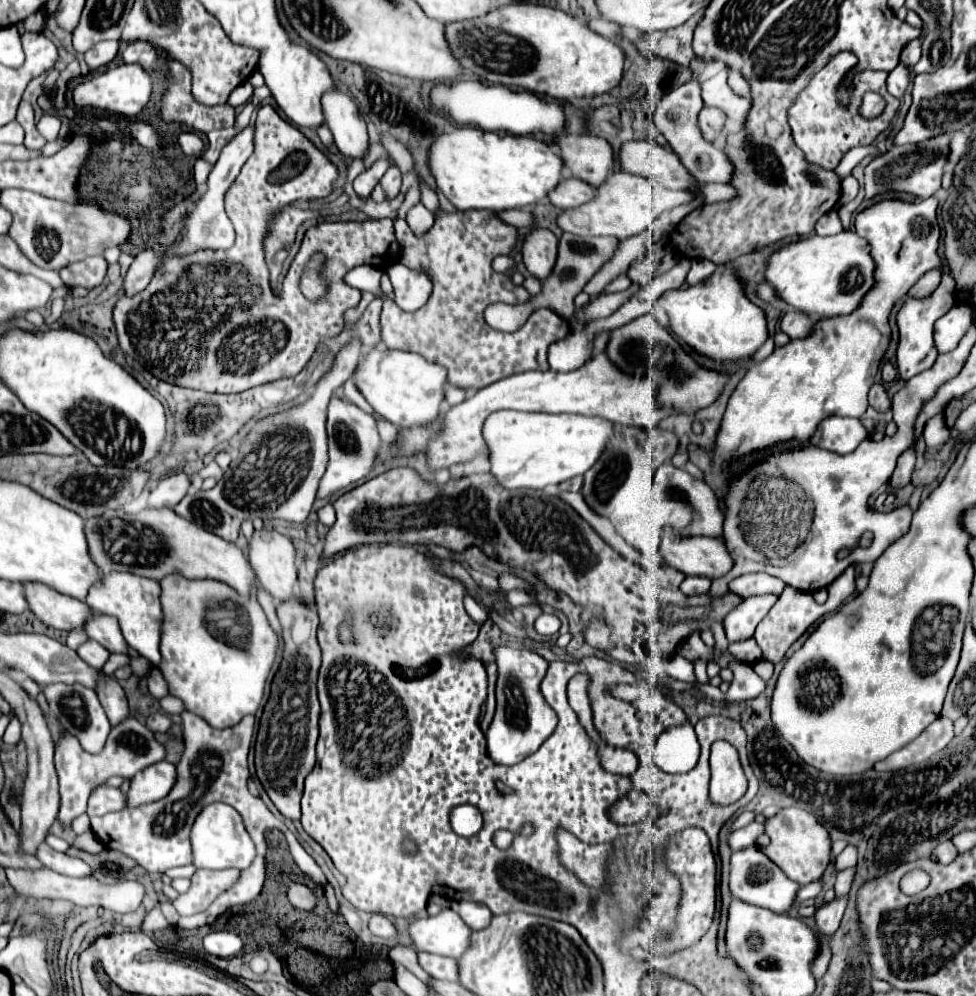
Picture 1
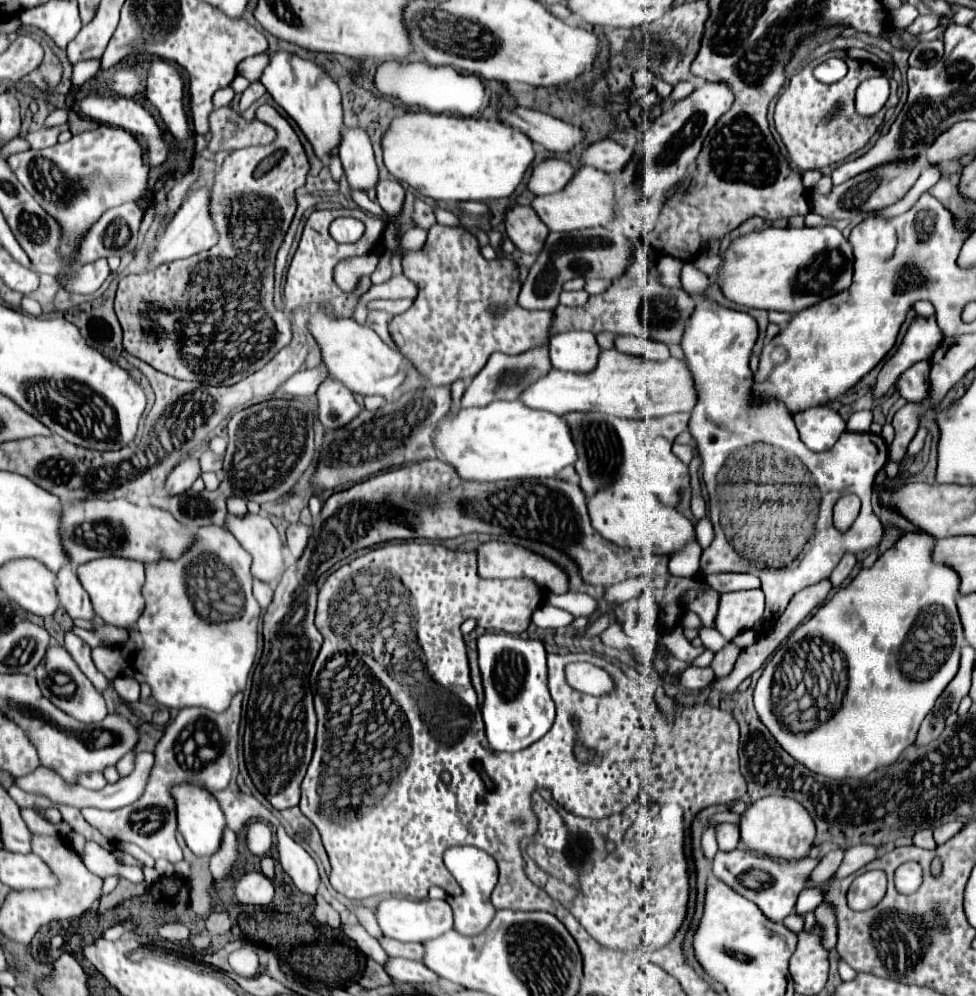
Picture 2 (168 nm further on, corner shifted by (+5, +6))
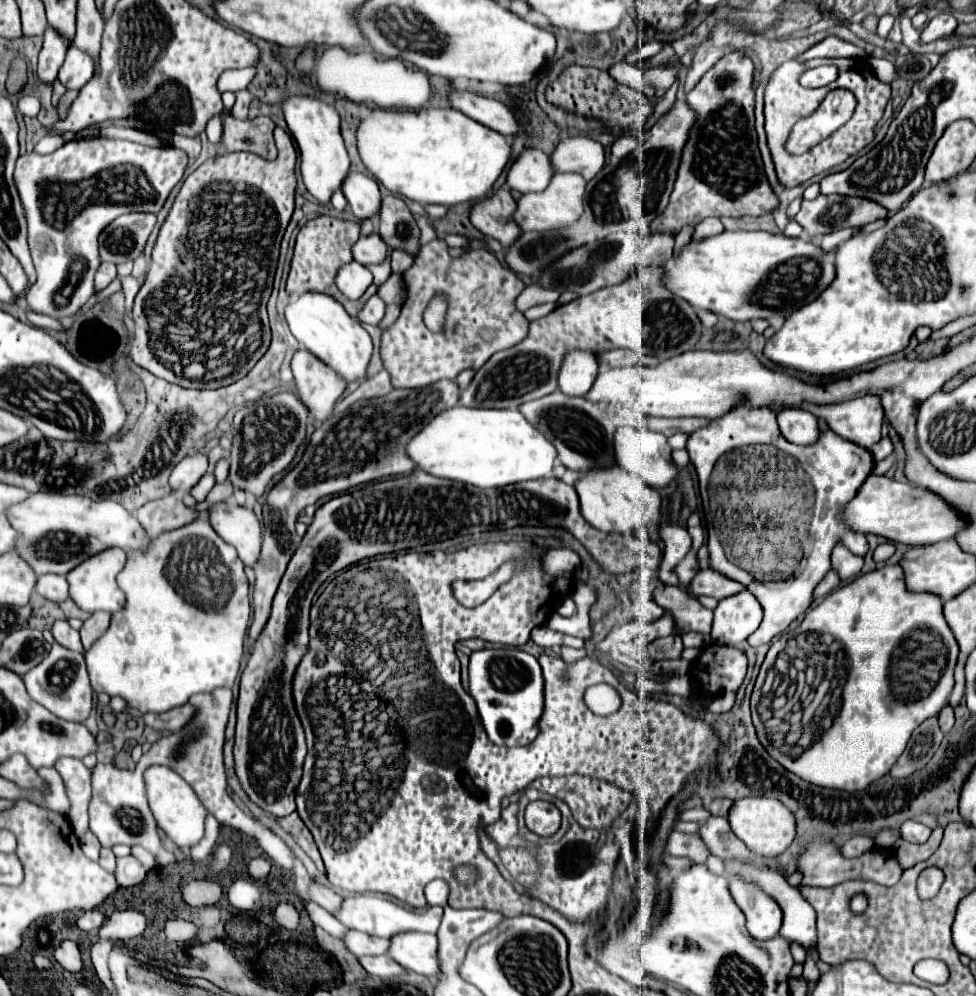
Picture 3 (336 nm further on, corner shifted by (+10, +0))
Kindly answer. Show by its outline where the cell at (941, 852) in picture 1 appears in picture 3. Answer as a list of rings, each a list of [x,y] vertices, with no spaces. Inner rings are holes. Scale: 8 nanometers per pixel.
[[[905,821],[901,825],[901,837],[909,843],[925,843],[931,835],[931,829],[919,821]]]

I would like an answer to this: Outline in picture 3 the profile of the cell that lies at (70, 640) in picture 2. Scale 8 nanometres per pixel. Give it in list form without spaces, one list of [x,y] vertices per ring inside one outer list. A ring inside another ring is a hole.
[[[55,621],[53,629],[51,629],[55,641],[63,647],[69,647],[71,651],[77,651],[77,653],[83,653],[83,645],[81,645],[81,639],[79,639],[79,631],[71,629],[71,625],[67,621]]]

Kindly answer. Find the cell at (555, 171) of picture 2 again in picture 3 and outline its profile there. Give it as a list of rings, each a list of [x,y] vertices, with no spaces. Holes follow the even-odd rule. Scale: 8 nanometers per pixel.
[[[525,149],[507,173],[507,185],[519,193],[545,191],[555,169],[551,159],[539,149]]]

